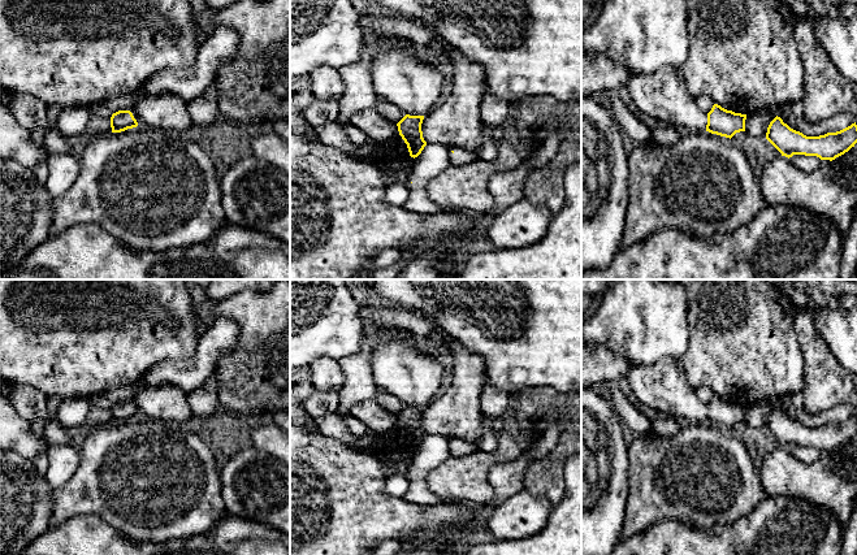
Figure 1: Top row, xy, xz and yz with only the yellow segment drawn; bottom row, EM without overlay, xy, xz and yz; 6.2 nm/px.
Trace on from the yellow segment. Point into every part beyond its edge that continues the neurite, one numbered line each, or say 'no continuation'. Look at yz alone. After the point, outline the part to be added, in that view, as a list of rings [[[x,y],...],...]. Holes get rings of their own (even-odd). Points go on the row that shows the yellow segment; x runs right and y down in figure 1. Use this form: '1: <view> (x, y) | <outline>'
1: yz (663, 95) | [[[663,66],[653,74],[636,74],[626,88],[640,112],[661,123],[683,126],[692,133],[706,131],[707,114],[688,92],[680,69]]]

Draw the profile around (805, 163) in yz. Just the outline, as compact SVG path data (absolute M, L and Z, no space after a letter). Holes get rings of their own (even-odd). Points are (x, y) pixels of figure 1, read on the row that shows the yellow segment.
M793 155L789 157L789 161L798 169L804 172L813 172L815 170L822 160L817 156L805 156L805 155Z

